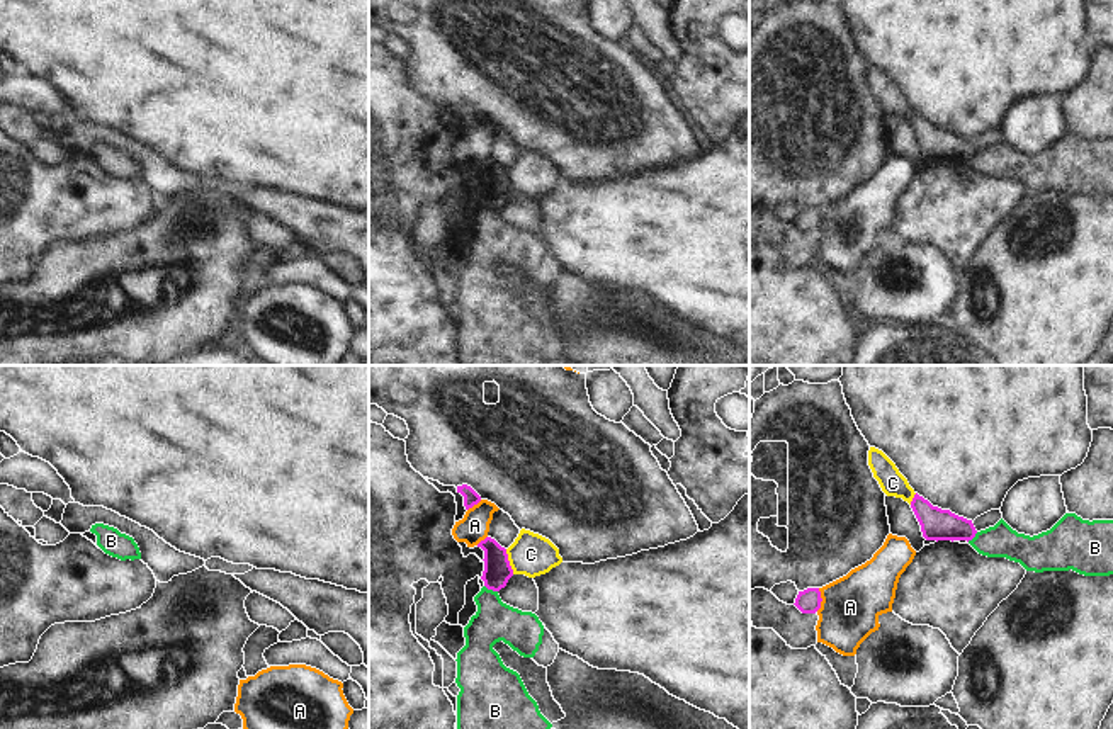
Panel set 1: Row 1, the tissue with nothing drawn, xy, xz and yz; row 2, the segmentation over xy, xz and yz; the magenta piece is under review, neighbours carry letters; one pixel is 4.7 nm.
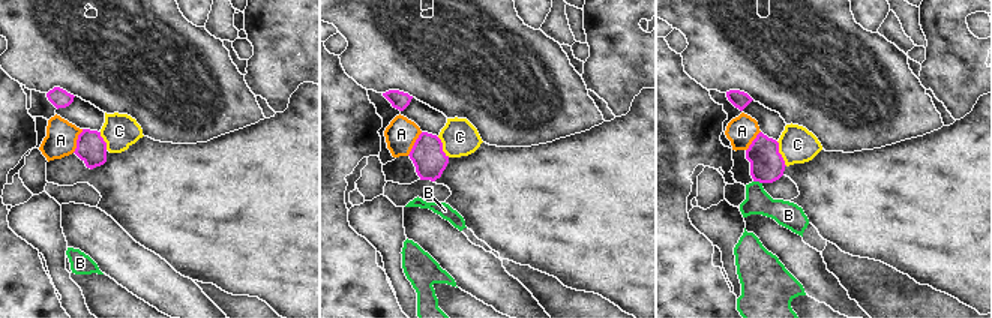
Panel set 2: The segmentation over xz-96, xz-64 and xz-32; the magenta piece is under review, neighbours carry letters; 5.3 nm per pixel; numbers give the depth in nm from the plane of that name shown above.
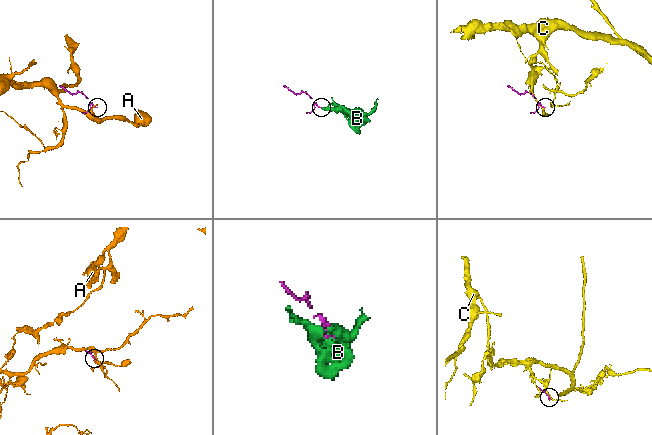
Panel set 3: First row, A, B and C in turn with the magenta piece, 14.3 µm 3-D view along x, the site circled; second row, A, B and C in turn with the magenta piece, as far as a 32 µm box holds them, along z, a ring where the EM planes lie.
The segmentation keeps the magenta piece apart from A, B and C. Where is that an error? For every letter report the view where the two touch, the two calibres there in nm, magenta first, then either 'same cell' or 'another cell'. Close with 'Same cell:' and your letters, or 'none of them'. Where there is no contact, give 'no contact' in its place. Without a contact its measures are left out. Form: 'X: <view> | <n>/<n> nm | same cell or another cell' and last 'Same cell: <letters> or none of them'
A: yz | 110/280 nm | another cell
B: xz | 130/190 nm | another cell
C: xz | 130/200 nm | another cell
Same cell: none of them

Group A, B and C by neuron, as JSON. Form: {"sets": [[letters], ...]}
{"sets": [["A"], ["B"], ["C"]]}

